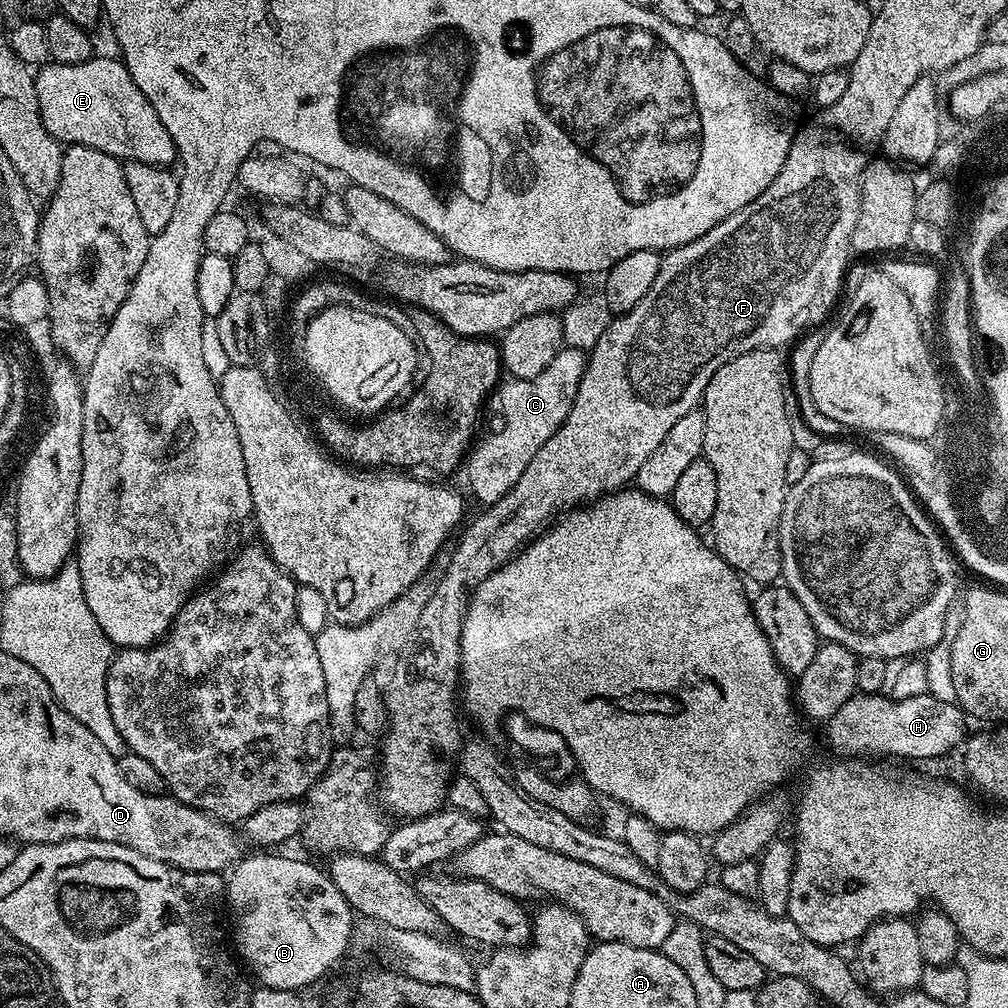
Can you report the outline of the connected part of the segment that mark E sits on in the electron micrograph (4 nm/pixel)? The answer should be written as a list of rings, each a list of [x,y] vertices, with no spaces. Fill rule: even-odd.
[[[104,56],[101,60],[93,58],[81,64],[48,62],[35,73],[35,78],[40,117],[46,130],[60,141],[61,145],[90,146],[121,162],[137,160],[159,168],[177,163],[174,138],[170,138],[166,126],[162,126],[162,118],[158,118],[154,106],[150,106],[146,94],[142,94],[134,78],[130,78],[130,70],[125,66],[123,59],[111,60],[110,57]]]

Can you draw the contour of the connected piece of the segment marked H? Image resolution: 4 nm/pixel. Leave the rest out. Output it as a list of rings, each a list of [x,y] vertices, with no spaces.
[[[881,694],[851,696],[846,706],[827,720],[828,736],[844,758],[864,758],[867,752],[876,756],[905,756],[908,760],[932,760],[935,756],[944,756],[965,743],[966,716],[960,705],[951,699],[932,695],[902,700]]]

